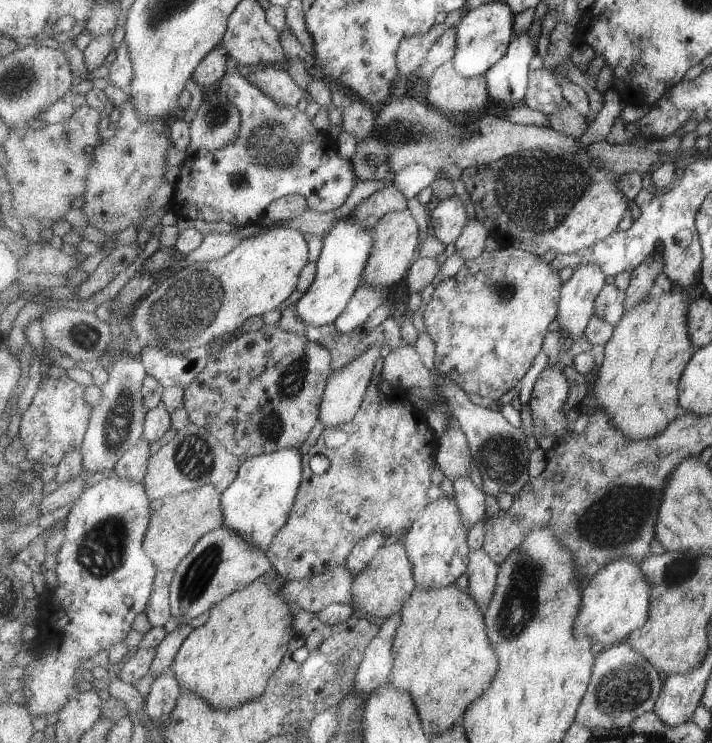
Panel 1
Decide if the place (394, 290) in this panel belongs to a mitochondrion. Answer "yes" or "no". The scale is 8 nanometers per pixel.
no

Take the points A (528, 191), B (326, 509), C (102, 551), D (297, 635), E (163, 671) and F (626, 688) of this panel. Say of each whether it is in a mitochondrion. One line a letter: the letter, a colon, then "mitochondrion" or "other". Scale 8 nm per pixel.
A: mitochondrion
B: other
C: mitochondrion
D: other
E: other
F: mitochondrion

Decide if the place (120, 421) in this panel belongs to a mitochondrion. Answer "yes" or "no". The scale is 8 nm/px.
yes

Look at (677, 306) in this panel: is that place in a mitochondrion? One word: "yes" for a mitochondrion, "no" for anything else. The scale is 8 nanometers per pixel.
no

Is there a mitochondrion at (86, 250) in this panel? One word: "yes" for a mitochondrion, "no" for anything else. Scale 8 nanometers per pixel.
no

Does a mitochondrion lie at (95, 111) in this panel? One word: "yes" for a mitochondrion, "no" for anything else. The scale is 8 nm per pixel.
no

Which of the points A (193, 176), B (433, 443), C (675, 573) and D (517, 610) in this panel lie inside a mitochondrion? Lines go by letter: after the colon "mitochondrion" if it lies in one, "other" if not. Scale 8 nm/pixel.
A: other
B: other
C: mitochondrion
D: mitochondrion

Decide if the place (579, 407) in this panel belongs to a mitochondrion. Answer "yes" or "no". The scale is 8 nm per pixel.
no

